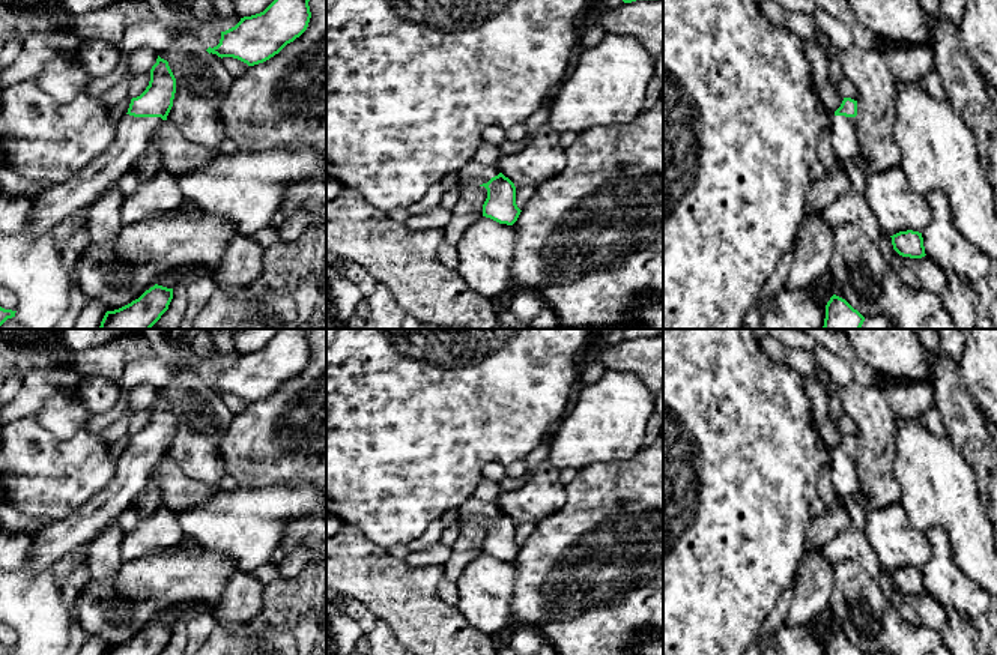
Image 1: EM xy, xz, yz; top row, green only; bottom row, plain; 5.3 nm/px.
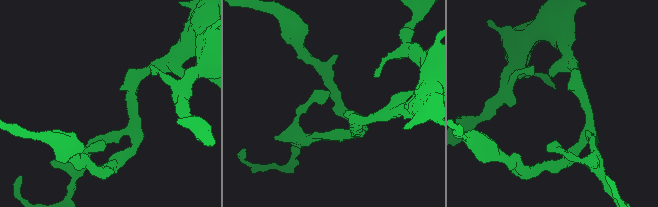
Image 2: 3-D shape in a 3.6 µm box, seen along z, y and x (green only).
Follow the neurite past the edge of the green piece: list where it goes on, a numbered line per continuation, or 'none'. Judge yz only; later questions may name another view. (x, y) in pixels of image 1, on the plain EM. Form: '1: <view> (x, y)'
1: yz (842, 472)

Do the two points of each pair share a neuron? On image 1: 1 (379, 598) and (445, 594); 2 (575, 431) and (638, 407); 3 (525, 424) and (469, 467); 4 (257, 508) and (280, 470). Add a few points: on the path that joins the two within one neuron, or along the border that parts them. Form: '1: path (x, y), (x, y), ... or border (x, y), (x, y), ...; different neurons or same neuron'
1: border (442, 577), (438, 585), (438, 595), (454, 606); different neurons
2: path (590, 431), (599, 428), (623, 407); same neuron
3: path (510, 424), (480, 452); same neuron
4: border (309, 484), (238, 485); different neurons

